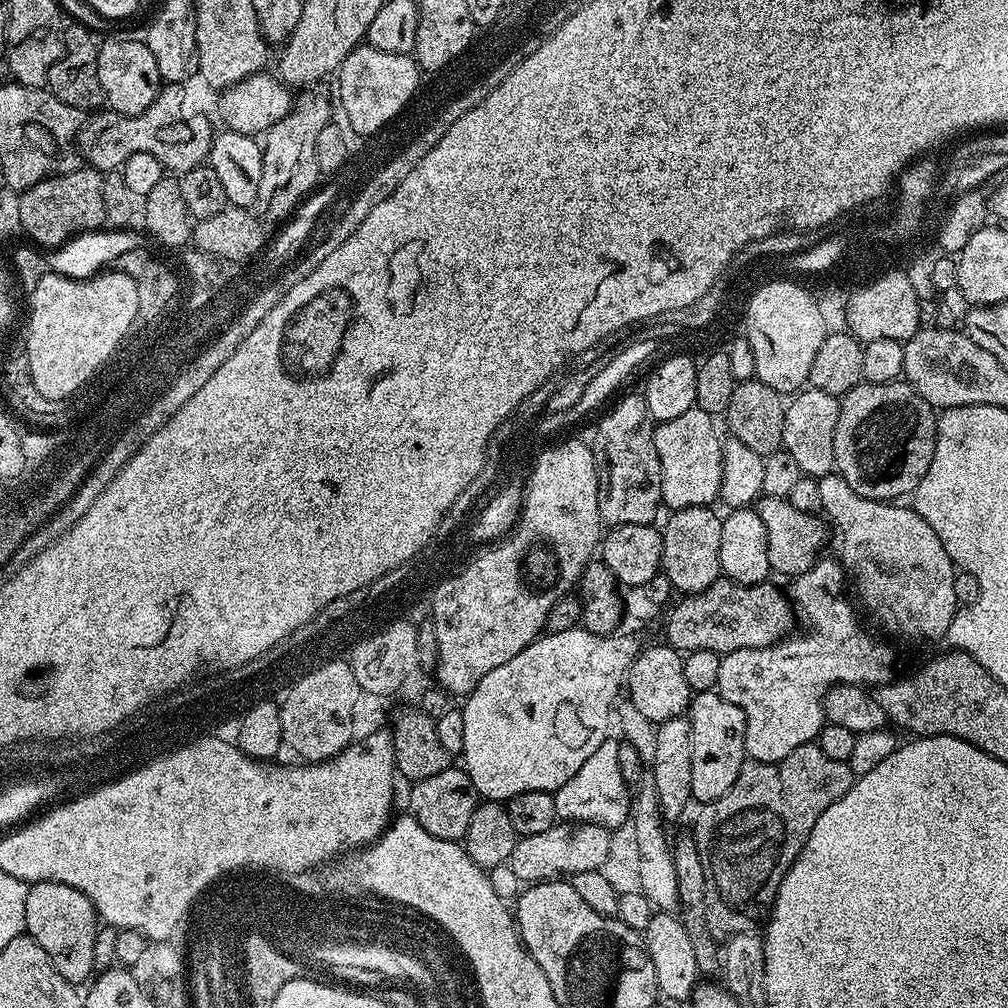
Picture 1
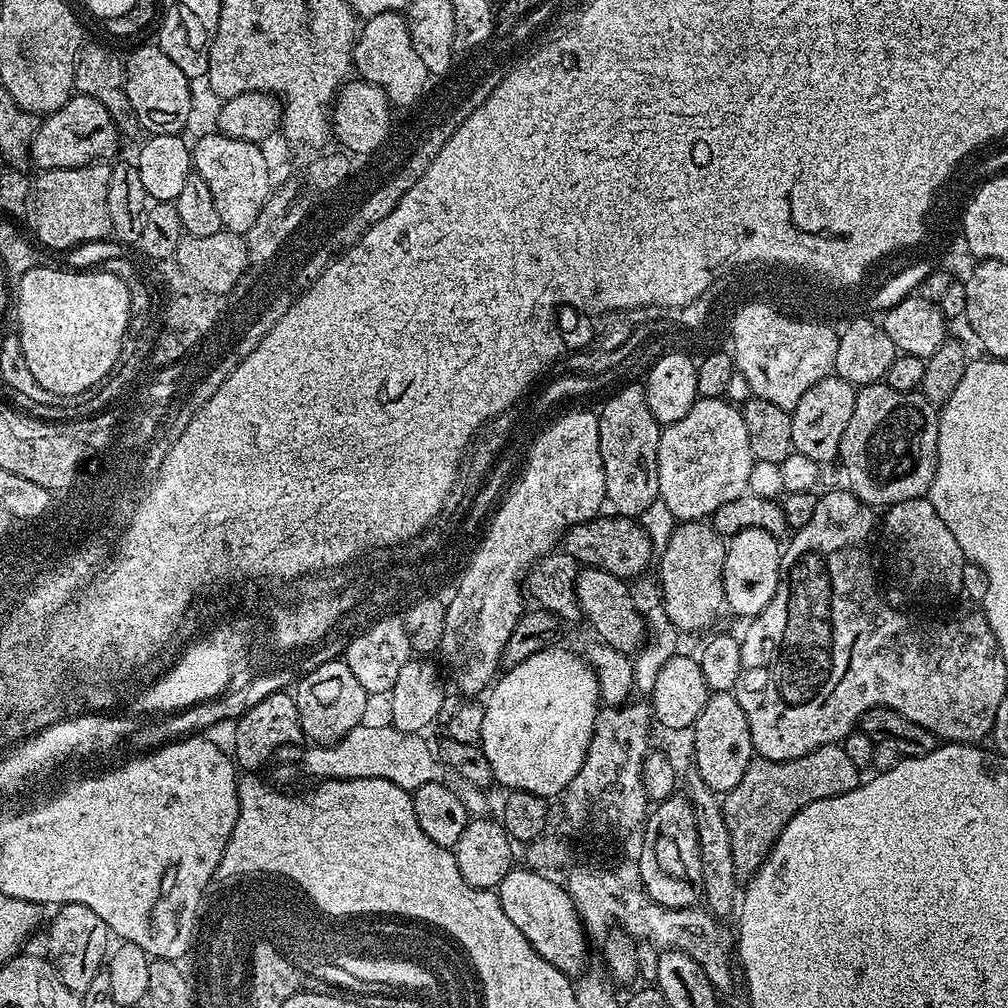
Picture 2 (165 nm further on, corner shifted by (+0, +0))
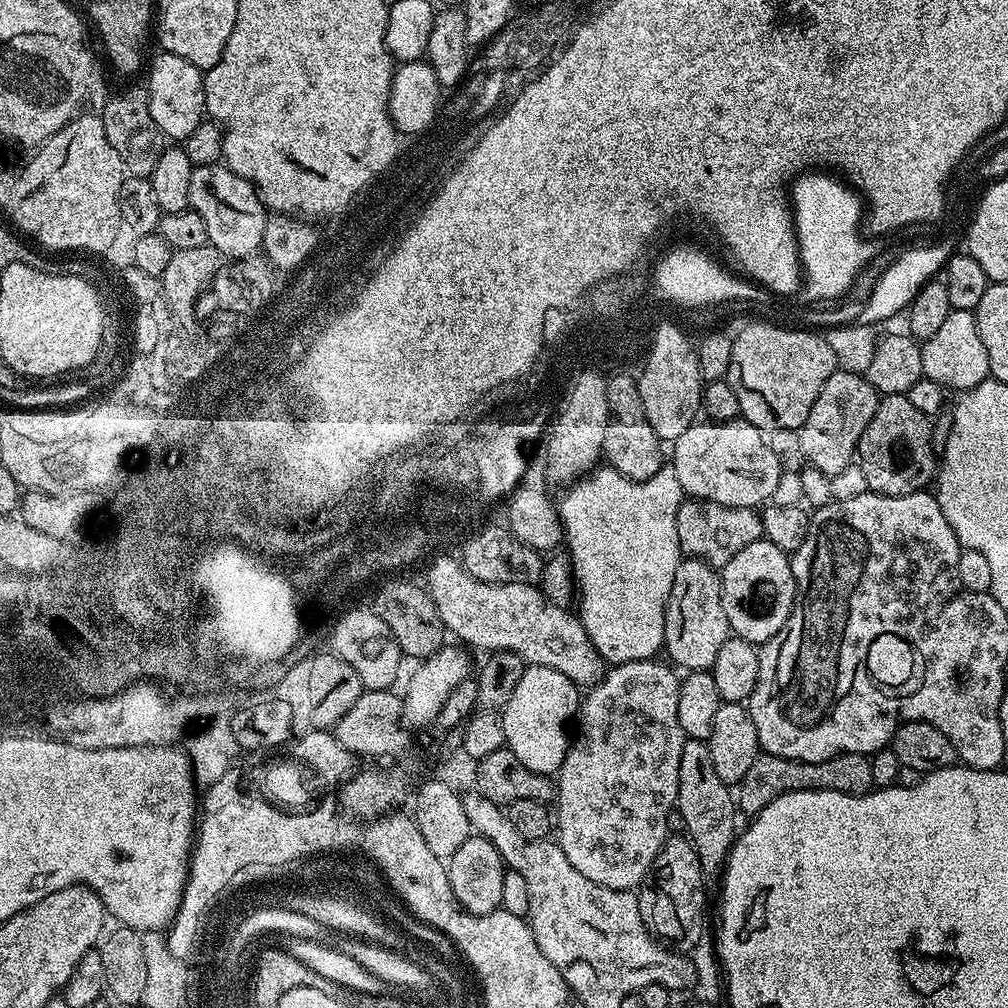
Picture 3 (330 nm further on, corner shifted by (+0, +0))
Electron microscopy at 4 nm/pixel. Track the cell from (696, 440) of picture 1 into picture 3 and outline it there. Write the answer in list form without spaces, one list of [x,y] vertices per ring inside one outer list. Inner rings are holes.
[[[737,418],[719,422],[697,422],[690,426],[690,430],[686,430],[686,434],[679,436],[671,448],[670,466],[685,497],[718,502],[727,508],[759,509],[771,501],[774,489],[778,486],[781,473],[778,458],[774,458],[774,450],[770,450],[765,433],[755,428],[749,420]]]

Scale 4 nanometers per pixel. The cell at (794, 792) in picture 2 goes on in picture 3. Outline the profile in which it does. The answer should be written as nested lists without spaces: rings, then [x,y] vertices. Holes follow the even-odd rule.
[[[847,752],[815,764],[761,754],[756,757],[754,766],[746,770],[744,779],[738,785],[738,808],[741,813],[755,814],[783,792],[805,792],[815,788],[829,788],[831,792],[849,792],[852,796],[864,796],[873,791],[874,777],[870,775],[869,757]]]

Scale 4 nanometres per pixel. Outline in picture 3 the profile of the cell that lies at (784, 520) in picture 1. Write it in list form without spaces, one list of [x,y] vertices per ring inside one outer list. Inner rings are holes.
[[[685,499],[678,510],[678,542],[681,553],[694,560],[704,560],[717,570],[738,554],[738,550],[758,542],[764,535],[760,512],[755,508],[727,508],[709,500]]]

